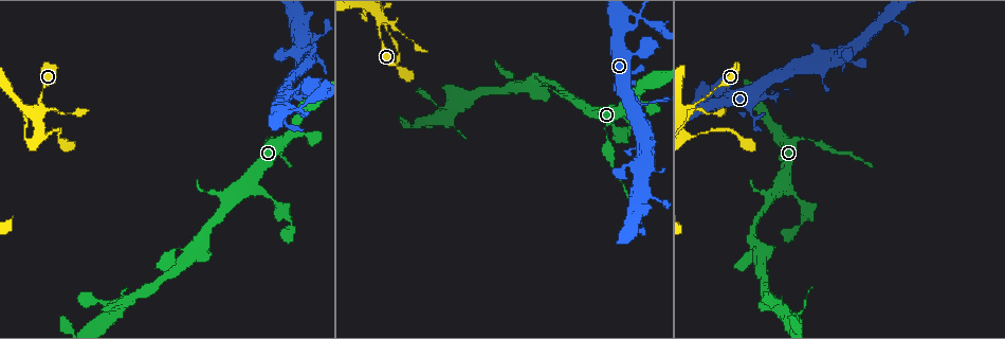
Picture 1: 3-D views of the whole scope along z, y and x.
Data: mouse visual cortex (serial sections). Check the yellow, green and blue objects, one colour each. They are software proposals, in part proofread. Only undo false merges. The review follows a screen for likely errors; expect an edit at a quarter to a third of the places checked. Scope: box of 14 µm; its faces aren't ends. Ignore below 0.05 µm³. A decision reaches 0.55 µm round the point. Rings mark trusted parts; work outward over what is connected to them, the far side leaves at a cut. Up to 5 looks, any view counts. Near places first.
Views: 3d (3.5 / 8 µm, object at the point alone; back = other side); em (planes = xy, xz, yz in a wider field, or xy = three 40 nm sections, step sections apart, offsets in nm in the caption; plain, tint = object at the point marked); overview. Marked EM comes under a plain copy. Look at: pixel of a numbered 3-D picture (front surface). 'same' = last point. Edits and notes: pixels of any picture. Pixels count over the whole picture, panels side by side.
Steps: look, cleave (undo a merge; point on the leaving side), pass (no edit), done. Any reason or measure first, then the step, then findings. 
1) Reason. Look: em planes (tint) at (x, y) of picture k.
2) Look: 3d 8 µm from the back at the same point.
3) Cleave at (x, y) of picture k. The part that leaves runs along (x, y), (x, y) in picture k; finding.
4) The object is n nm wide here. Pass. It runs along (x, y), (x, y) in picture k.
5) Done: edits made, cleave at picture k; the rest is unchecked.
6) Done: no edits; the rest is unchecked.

Sudden change in width. Look: 3d 3.5 µm at (292, 97) of picture 1.

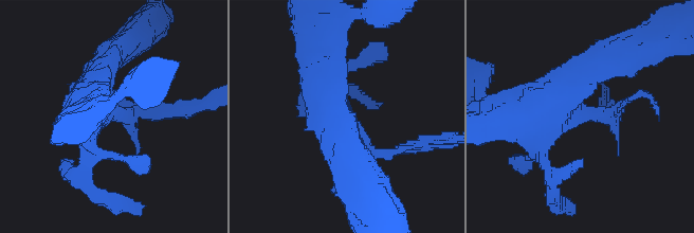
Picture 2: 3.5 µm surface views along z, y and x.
Look: em planes (tint) at (586, 114) of picture 2.

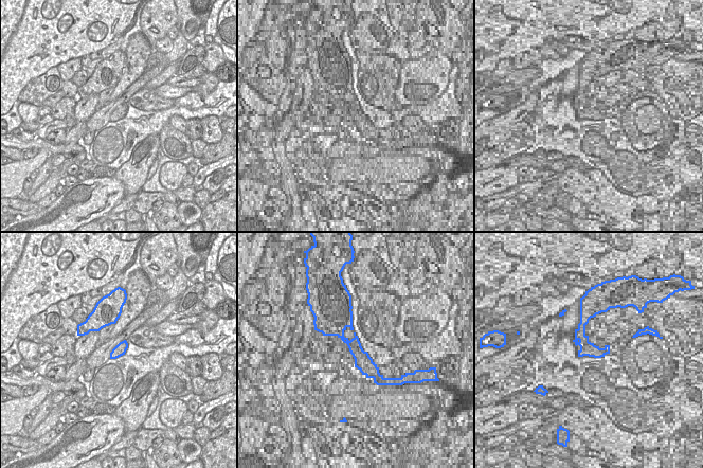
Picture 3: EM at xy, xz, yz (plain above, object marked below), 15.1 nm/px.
Cleave at (413, 144) of picture 2. The part that leaves runs along (371, 149), (395, 151), (450, 138) in picture 2; a second cell is stuck on.

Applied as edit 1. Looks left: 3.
Look: overview.

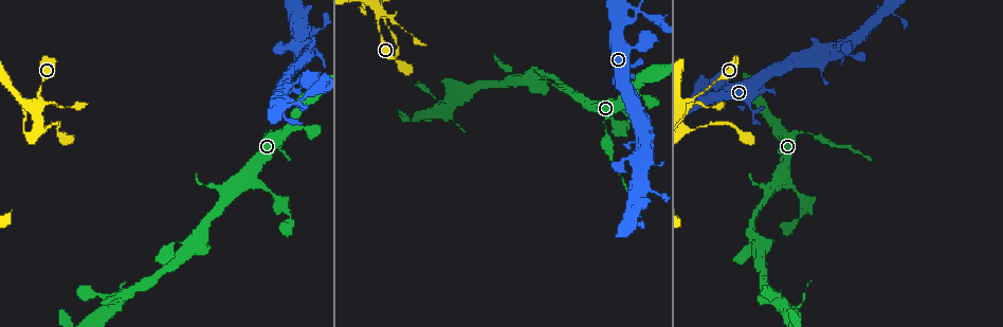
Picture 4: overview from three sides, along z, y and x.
Narrows sharply. Look: 3d 3.5 µm at (604, 130) of picture 4.

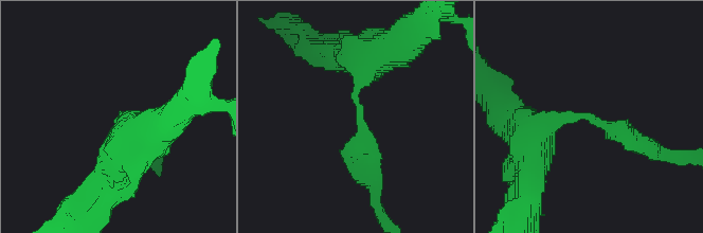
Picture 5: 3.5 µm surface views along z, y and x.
The arms are 300, 450 nm wide; shape alone is not enough. Look: em xy step 1 (tint) at (588, 118) of picture 5.

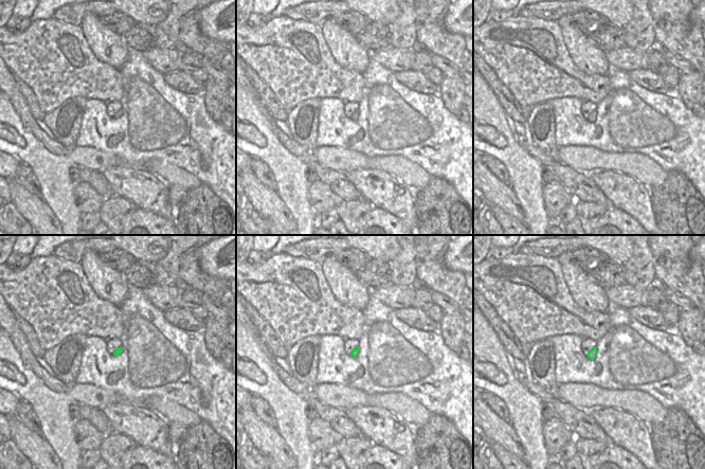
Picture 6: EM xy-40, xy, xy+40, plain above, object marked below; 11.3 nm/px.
Pass. It runs along (357, 55), (364, 60), (357, 112), (367, 172) in picture 5; one cell here.

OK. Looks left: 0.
Done: edits made, cleave at picture 2; the rest is unchecked.

